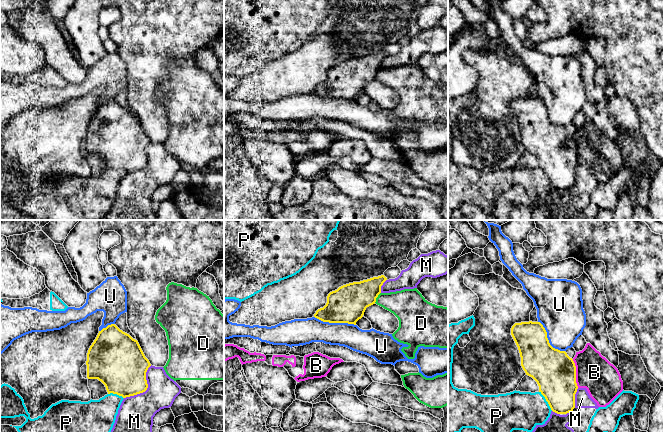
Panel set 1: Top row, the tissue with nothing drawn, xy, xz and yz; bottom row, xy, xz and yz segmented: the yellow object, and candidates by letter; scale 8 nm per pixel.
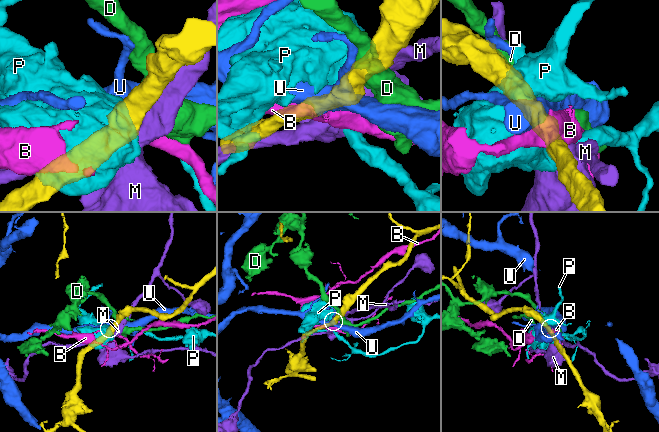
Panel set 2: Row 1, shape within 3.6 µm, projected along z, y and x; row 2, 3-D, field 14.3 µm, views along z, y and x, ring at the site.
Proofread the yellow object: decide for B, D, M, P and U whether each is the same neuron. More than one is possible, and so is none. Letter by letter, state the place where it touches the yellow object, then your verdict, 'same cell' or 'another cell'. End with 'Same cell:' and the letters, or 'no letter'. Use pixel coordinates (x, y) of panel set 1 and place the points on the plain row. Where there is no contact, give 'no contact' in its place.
B: meets yellow in yz at (575, 149); another cell
D: meets yellow in xz at (377, 72); another cell
M: meets yellow in xy at (147, 163); another cell
P: meets yellow in yz at (546, 176); another cell
U: meets yellow in xz at (335, 98); another cell
Same cell: no letter

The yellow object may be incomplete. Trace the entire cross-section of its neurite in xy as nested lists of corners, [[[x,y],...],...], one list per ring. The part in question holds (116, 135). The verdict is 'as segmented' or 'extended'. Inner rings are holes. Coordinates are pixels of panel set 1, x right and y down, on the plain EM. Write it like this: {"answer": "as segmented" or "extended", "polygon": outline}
{"answer": "as segmented", "polygon": [[[115,100],[99,107],[87,129],[87,154],[101,157],[108,168],[123,174],[143,169],[147,166],[146,148],[151,142],[137,116],[120,106]]]}

